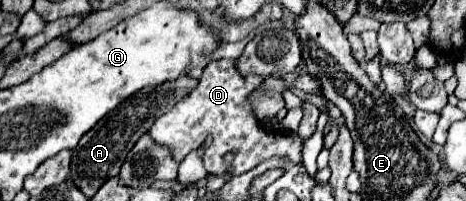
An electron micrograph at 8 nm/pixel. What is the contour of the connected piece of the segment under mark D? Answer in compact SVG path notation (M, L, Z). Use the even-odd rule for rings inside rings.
M211 60L199 84L189 92L187 98L179 100L175 108L159 116L149 134L157 144L163 144L171 150L177 162L183 160L185 154L199 148L207 136L213 138L211 146L205 150L203 162L209 174L223 174L225 170L233 170L233 174L243 174L255 168L259 162L271 156L287 156L291 162L301 162L301 138L289 138L279 132L265 132L259 126L259 120L253 116L247 96L261 84L261 76L241 76L235 70L235 60ZM235 150L235 160L231 164L223 164L223 154Z

